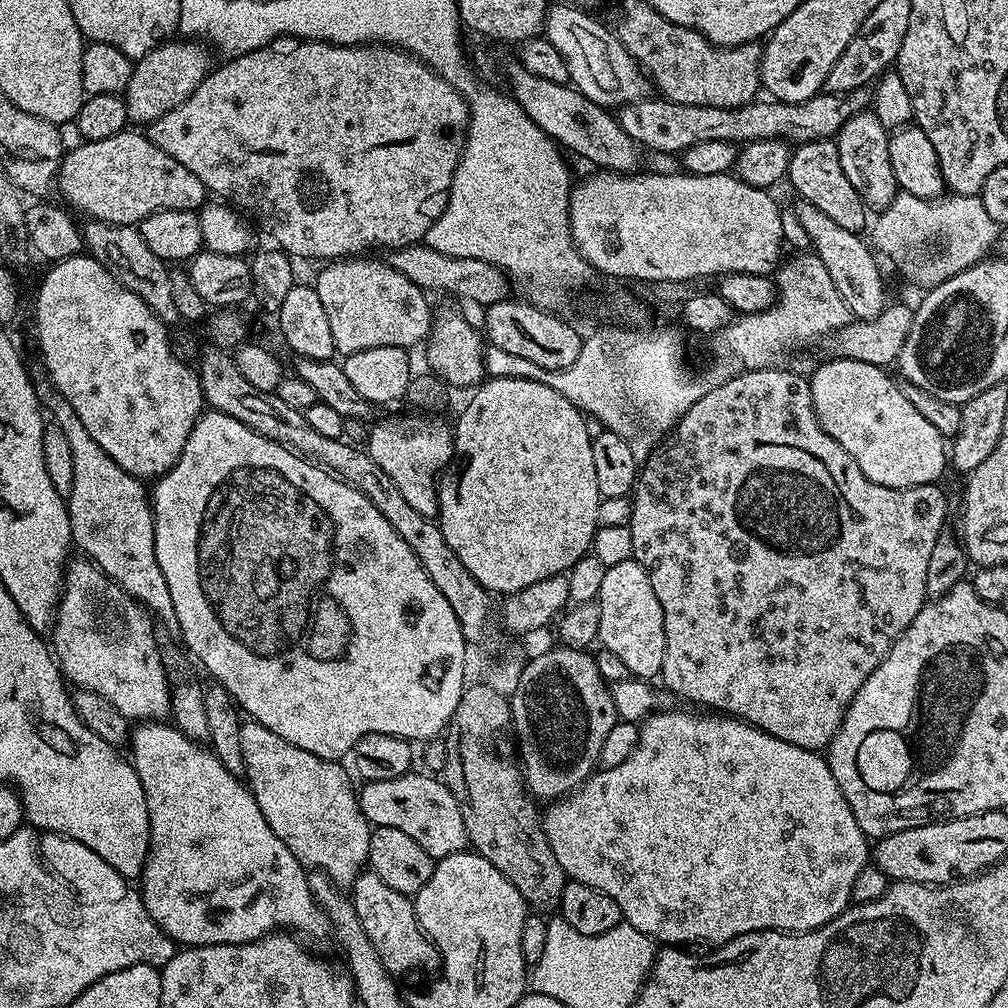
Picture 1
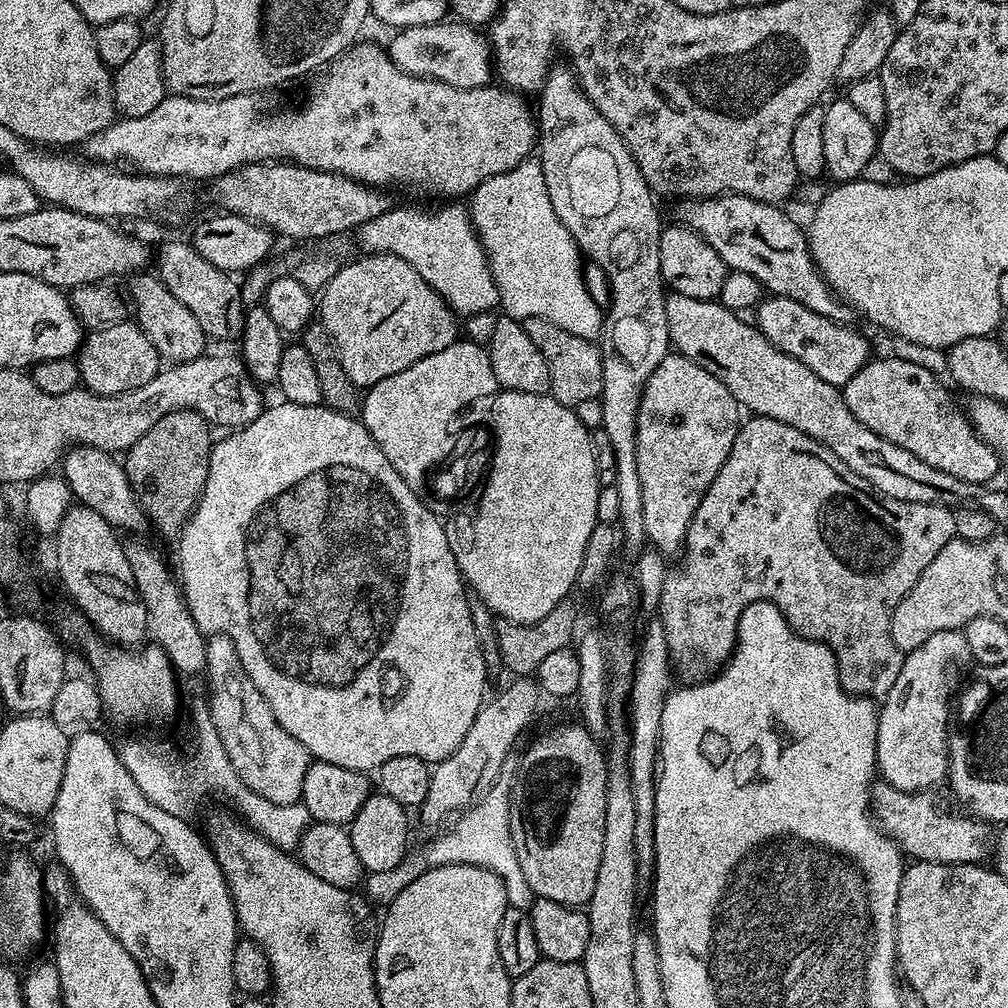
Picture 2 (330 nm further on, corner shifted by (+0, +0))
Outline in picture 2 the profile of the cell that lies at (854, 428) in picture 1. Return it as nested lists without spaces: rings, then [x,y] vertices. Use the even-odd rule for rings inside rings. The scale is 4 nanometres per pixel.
[[[891,354],[885,356],[885,360],[869,359],[862,370],[858,370],[858,374],[844,384],[844,401],[846,406],[850,406],[850,414],[854,414],[862,426],[874,430],[874,434],[894,442],[894,446],[902,446],[902,450],[910,450],[910,454],[934,466],[934,470],[946,470],[946,474],[954,474],[954,478],[962,478],[962,482],[971,484],[987,485],[992,482],[1000,472],[1000,460],[994,449],[973,430],[967,415],[956,409],[956,400],[944,389],[944,380],[911,362],[900,361]]]

